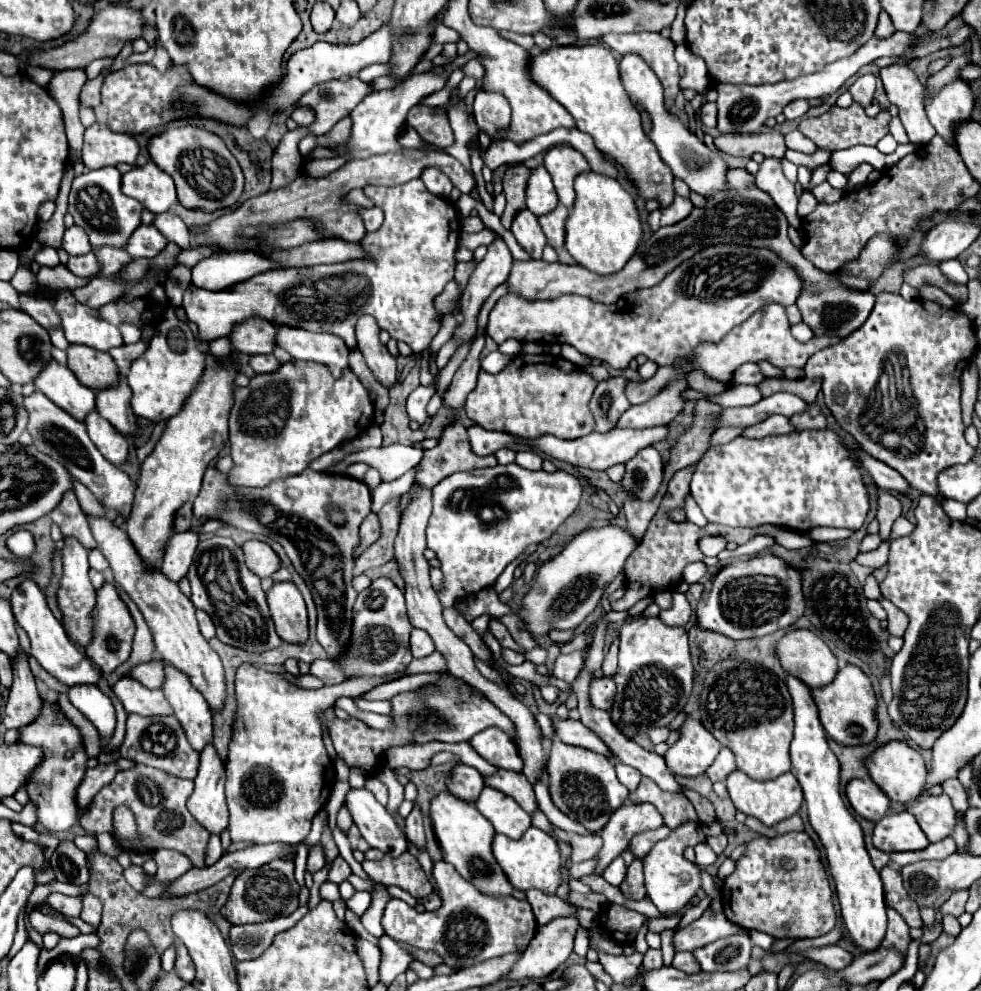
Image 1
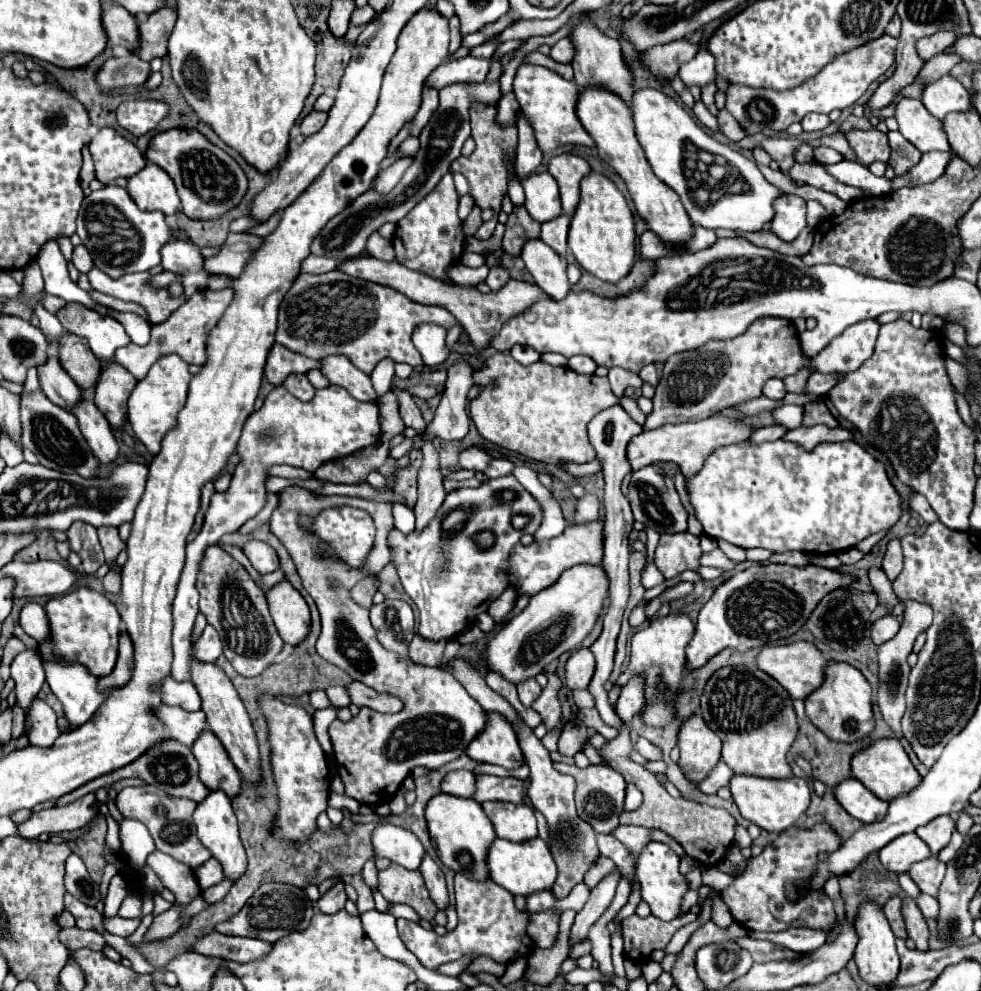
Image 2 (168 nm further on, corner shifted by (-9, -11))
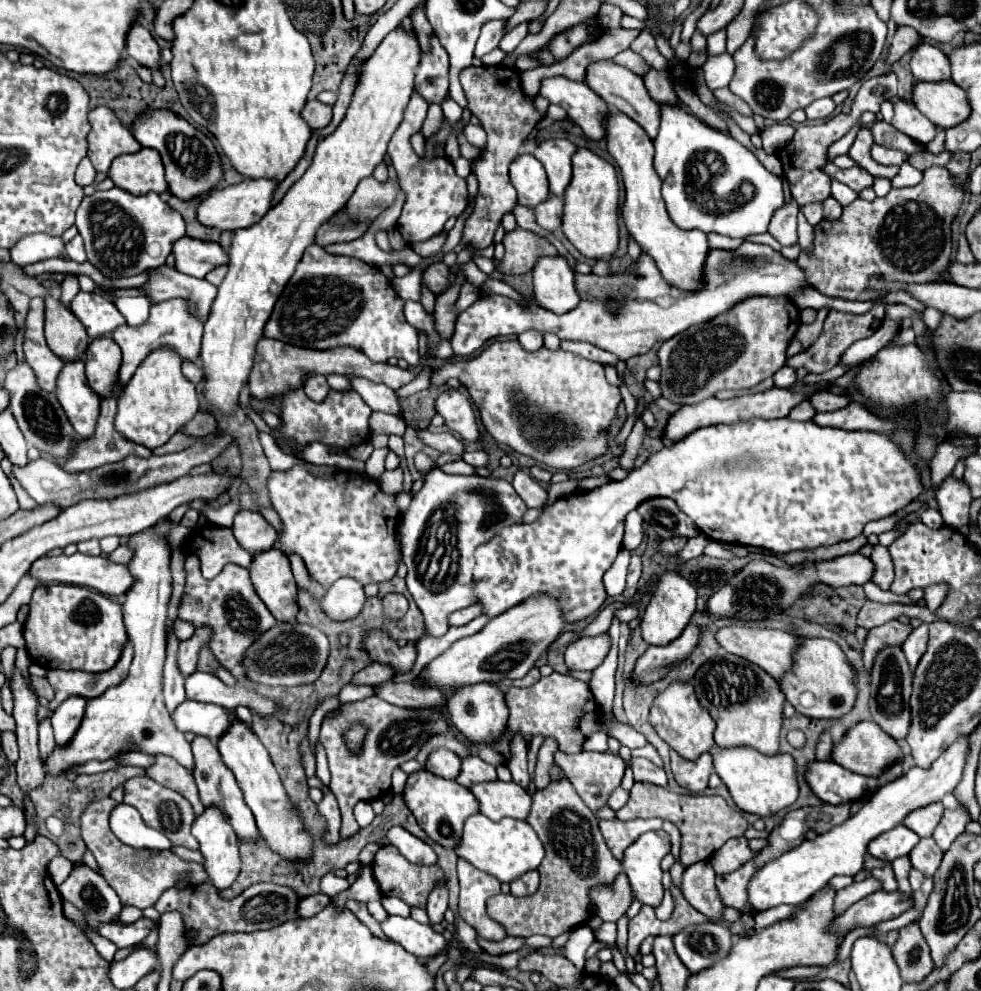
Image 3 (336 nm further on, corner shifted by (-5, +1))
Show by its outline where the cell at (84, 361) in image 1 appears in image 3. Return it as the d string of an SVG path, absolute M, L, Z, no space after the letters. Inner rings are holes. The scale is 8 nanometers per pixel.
M45 296L45 340L65 362L81 360L89 344L89 336L73 312L51 296Z

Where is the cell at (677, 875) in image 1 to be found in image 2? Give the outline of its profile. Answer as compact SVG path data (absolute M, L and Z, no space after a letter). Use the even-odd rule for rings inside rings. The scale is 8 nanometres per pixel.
M651 842L641 852L641 858L637 862L637 876L641 882L641 896L651 906L653 916L665 922L681 916L681 902L683 902L683 896L689 892L689 882L679 872L679 856L667 844Z

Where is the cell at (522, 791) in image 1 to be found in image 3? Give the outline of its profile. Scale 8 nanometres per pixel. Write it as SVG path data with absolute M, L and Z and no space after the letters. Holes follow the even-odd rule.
M465 756L461 760L461 772L455 778L461 786L471 788L477 782L489 782L489 780L497 780L497 772L493 766L485 764L481 758L477 756Z

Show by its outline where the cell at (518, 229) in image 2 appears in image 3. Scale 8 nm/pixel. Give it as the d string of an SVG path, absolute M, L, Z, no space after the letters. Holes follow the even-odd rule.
M515 228L513 232L505 234L503 244L505 256L499 260L499 270L507 276L531 272L541 256L557 256L553 244L523 228Z

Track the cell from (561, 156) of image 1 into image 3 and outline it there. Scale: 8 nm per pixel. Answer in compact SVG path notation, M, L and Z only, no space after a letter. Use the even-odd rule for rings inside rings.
M545 140L533 152L547 170L549 190L553 196L563 196L571 182L571 156L575 150L577 146L569 140Z

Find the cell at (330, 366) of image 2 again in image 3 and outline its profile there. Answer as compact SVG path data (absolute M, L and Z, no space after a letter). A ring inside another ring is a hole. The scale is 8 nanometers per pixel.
M351 380L353 390L363 398L363 402L373 408L375 412L387 412L387 414L403 414L403 408L391 388L385 388L385 384L373 384L369 380Z

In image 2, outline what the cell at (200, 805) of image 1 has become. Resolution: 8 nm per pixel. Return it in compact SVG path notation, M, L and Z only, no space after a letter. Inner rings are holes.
M213 790L209 796L195 808L195 826L197 826L197 836L201 838L203 846L207 846L223 866L223 872L227 878L237 880L245 872L245 850L239 840L239 830L237 830L237 818L233 814L233 806L229 796L223 790Z

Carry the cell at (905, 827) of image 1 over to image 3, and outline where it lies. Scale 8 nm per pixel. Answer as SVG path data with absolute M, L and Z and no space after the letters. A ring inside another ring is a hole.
M897 826L893 832L885 832L883 836L877 836L873 842L869 842L867 852L879 860L893 862L899 856L907 856L917 842L919 836L915 832L905 826Z

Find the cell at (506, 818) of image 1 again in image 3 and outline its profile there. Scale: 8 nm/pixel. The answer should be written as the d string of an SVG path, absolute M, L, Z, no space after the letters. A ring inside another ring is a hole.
M481 782L473 784L469 788L477 802L479 802L479 812L485 814L491 820L501 820L501 818L517 818L525 820L531 808L531 796L515 782Z

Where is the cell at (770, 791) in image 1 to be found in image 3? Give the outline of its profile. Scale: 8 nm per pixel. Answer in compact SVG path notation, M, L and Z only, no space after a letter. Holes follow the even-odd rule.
M713 746L709 752L713 756L713 766L717 776L725 782L739 810L765 818L765 816L773 816L781 812L783 808L791 806L797 800L799 788L795 780L793 756L789 754L765 756L751 746L733 746L733 748Z

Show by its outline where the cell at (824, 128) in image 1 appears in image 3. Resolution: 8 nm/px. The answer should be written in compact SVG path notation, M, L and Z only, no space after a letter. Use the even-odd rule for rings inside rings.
M861 128L859 134L857 134L855 144L853 144L851 150L849 150L849 156L855 160L855 164L859 164L861 168L865 168L871 176L893 180L895 174L899 172L899 168L897 168L897 166L881 166L881 164L877 164L877 162L871 158L871 154L869 154L871 144L873 144L873 138L869 136L869 128Z

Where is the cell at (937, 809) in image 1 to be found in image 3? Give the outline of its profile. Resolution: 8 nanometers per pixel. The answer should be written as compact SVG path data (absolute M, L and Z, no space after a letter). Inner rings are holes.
M933 802L927 804L925 808L917 808L913 812L909 812L909 816L905 816L903 826L907 826L909 830L913 830L919 836L931 836L935 826L939 824L943 816L943 804L941 802Z

